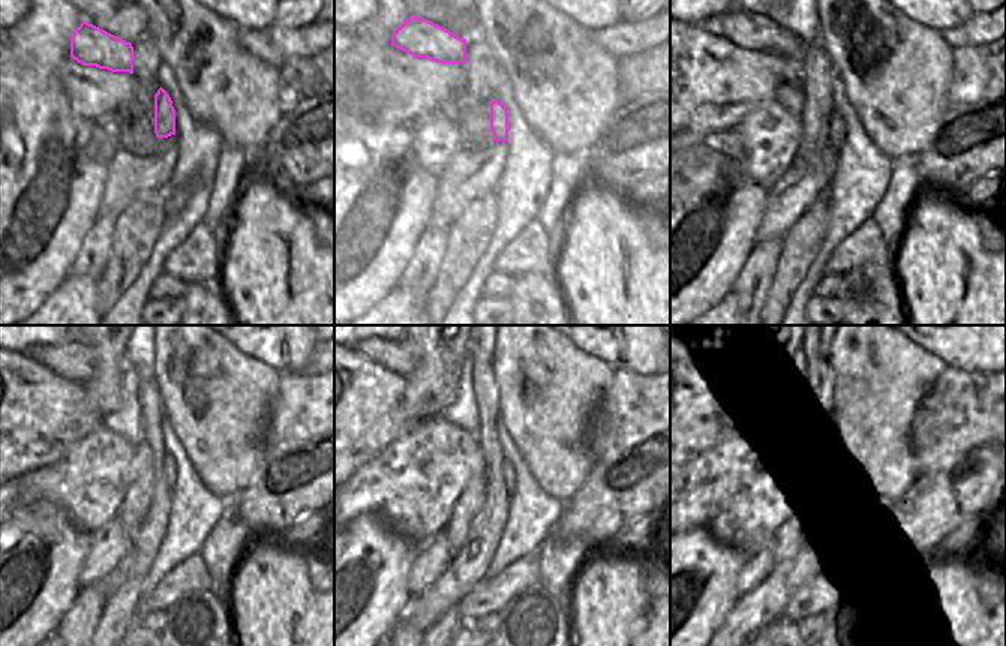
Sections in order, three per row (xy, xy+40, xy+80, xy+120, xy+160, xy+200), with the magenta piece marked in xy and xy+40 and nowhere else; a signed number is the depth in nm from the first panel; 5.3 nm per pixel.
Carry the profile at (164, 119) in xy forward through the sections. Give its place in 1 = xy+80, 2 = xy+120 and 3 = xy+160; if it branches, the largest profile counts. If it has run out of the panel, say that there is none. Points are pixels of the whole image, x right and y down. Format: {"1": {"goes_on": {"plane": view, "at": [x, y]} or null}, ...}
{"1": {"goes_on": {"plane": "xy+80", "at": [837, 126]}}, "2": {"goes_on": {"plane": "xy+120", "at": [170, 469]}}, "3": {"goes_on": {"plane": "xy+160", "at": [507, 468]}}}

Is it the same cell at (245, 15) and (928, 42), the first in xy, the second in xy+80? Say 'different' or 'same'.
different

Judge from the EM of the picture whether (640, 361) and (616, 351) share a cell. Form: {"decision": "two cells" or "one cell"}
{"decision": "one cell"}

